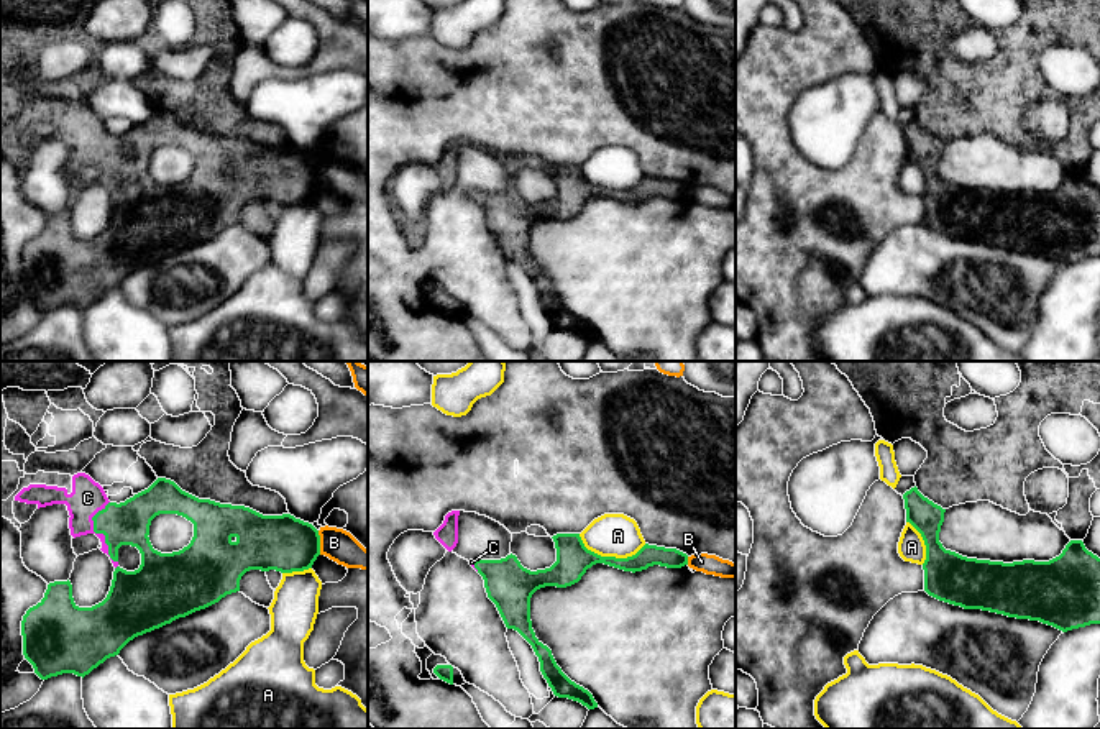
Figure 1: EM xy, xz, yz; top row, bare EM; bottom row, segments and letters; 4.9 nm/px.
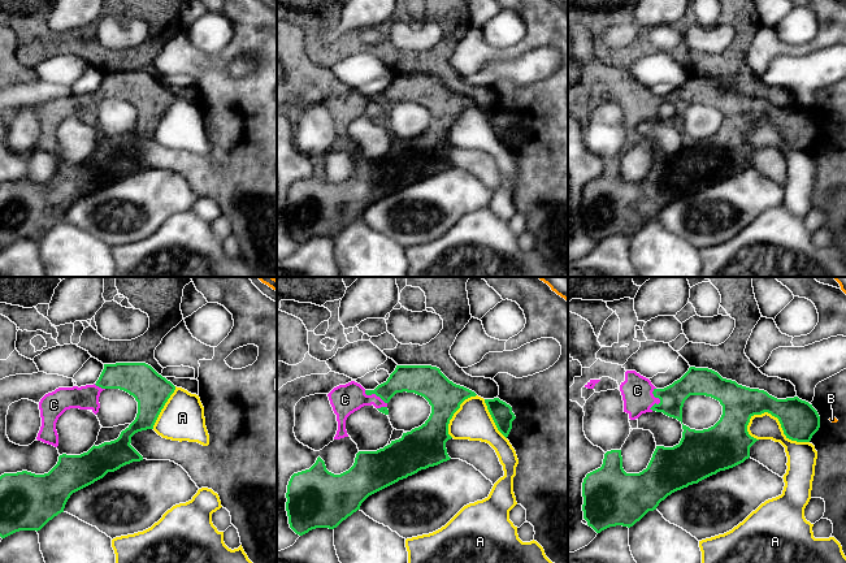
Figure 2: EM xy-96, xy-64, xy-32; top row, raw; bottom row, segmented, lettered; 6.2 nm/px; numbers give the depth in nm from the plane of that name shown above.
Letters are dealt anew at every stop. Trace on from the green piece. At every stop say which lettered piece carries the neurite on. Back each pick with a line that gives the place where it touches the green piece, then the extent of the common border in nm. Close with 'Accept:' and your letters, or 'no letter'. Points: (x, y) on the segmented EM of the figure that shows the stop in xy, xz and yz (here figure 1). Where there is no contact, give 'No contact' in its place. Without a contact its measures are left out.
C: Touches green at xy (99, 532). Shared border 300 nm
Accept: C

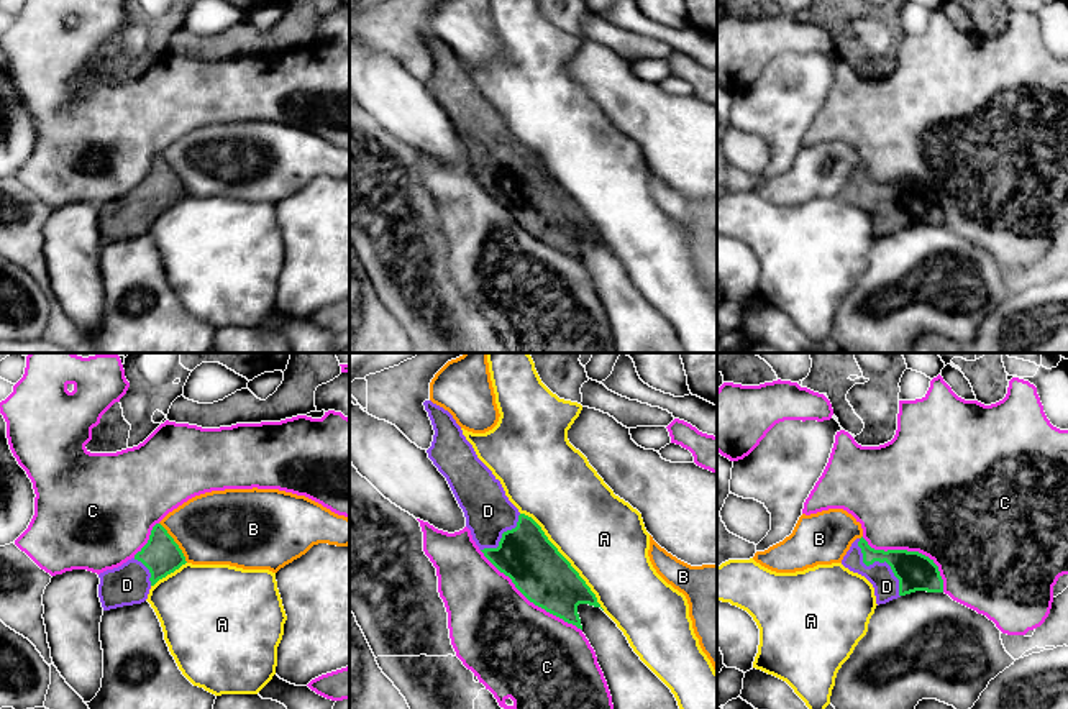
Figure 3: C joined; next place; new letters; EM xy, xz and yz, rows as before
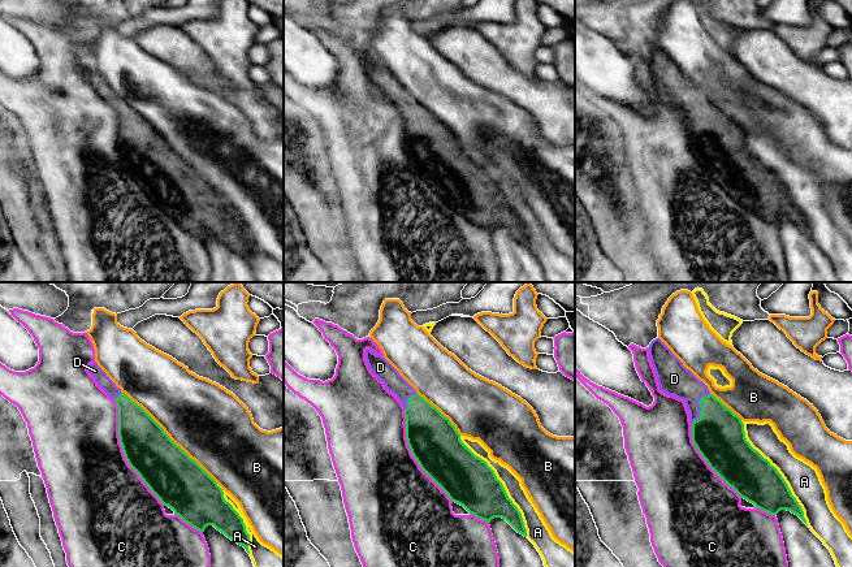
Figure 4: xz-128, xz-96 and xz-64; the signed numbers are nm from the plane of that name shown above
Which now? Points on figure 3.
D: Touches green at yz (880, 562). Shared border 360 nm
Accept: D

